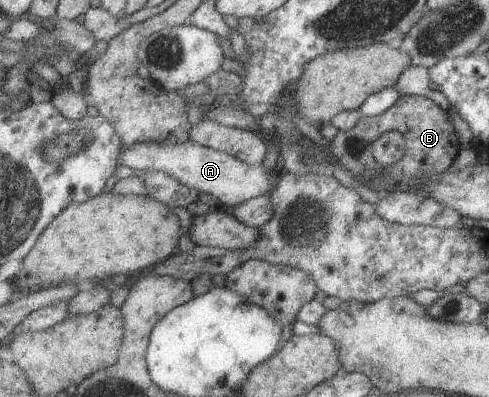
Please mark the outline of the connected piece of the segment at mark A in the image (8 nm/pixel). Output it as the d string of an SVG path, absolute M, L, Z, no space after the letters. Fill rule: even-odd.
M189 138L183 142L173 140L134 142L128 147L123 147L119 159L123 166L144 172L162 172L183 186L198 192L207 192L215 196L219 205L226 206L228 210L247 199L273 190L273 186L269 188L269 183L274 182L276 178L273 170L266 171L262 164L255 166L245 164L226 152L197 144Z

